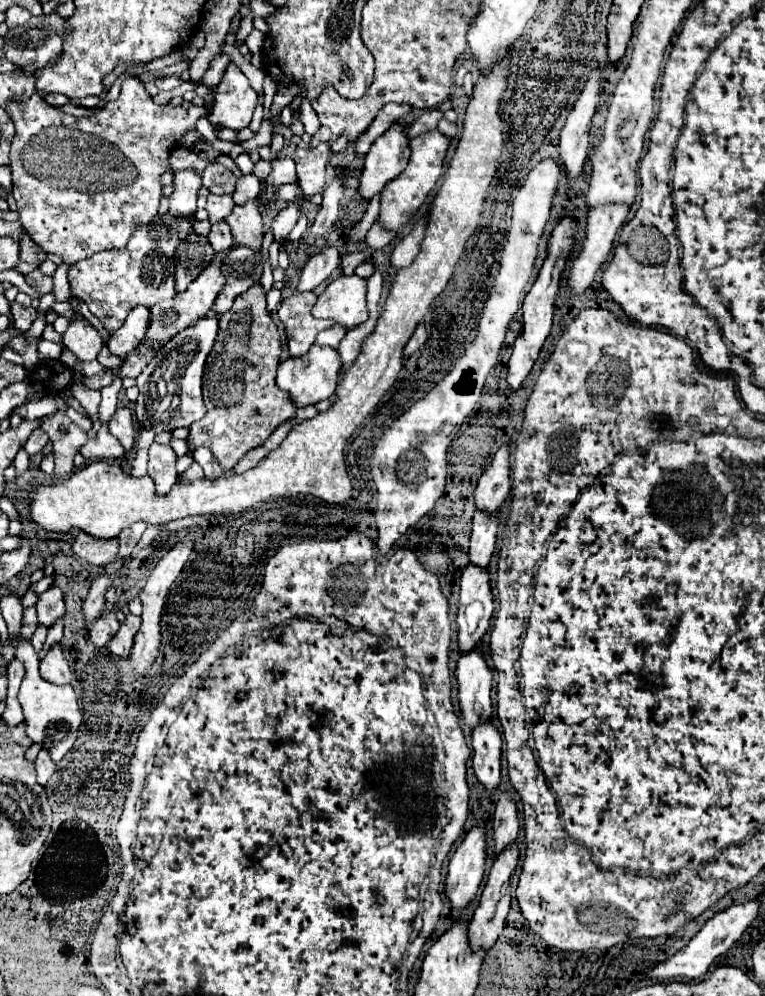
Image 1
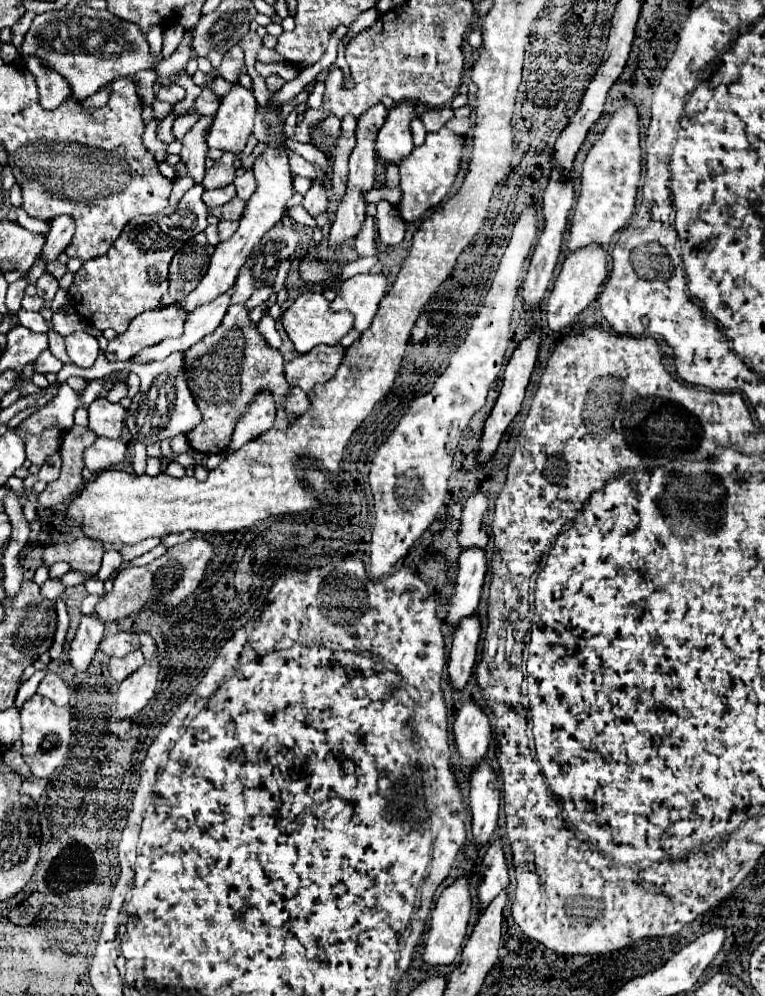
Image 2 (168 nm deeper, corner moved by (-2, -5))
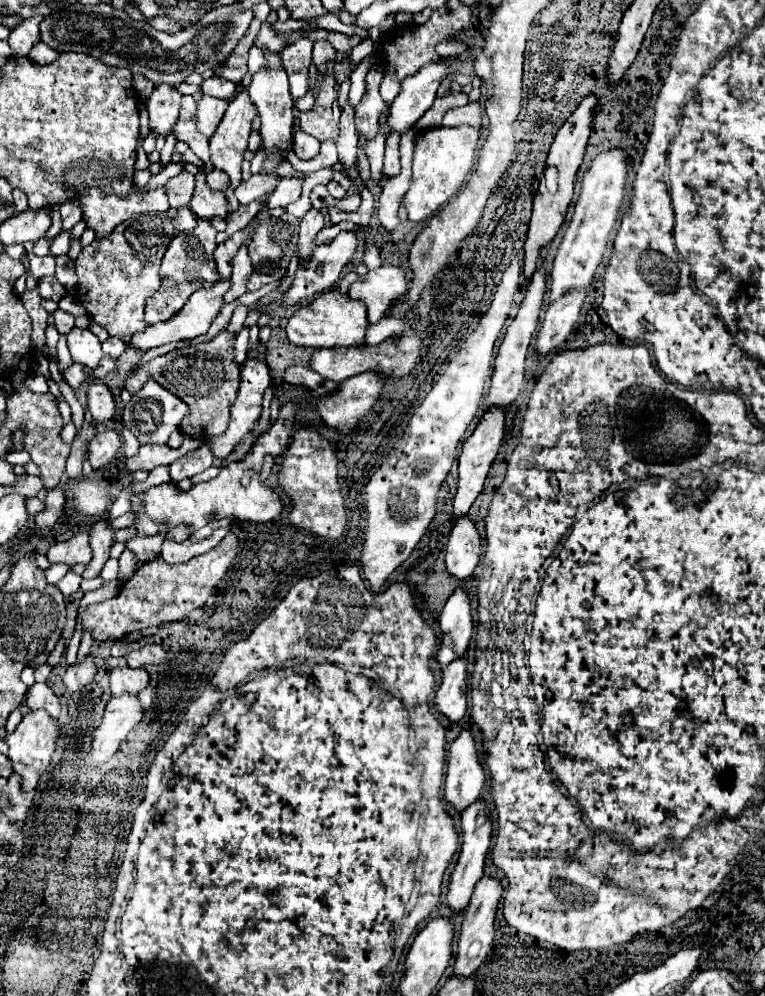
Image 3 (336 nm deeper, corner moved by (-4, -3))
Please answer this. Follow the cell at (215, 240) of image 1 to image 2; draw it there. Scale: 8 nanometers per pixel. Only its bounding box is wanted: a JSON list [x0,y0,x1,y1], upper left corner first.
[219,220,239,240]

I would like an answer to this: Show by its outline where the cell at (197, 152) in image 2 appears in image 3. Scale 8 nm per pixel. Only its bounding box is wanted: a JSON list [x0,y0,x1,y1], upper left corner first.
[195,96,227,138]

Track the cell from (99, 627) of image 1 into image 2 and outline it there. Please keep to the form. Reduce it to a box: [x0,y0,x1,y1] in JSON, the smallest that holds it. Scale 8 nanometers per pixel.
[99,632,141,658]

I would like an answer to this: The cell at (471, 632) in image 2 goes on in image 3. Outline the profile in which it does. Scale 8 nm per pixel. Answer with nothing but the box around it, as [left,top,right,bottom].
[435,654,467,722]

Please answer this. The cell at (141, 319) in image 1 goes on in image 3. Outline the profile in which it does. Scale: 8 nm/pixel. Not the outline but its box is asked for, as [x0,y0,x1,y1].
[127,280,229,350]

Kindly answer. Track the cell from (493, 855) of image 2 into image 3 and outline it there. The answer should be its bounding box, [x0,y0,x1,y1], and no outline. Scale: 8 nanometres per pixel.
[453,874,505,976]

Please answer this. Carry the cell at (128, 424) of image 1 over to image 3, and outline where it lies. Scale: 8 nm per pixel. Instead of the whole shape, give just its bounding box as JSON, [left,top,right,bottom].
[89,380,115,424]

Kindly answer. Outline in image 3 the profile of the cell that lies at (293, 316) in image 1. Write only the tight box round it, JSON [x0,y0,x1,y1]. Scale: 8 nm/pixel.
[287,290,367,348]

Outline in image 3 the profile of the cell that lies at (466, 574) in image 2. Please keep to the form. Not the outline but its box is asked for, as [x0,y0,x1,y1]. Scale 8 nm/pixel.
[437,586,473,666]

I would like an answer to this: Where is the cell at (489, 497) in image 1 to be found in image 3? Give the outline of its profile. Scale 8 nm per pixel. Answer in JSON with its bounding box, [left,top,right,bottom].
[445,514,481,580]

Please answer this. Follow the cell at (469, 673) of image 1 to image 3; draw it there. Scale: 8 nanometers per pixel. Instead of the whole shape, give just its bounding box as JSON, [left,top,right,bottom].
[445,728,485,812]

